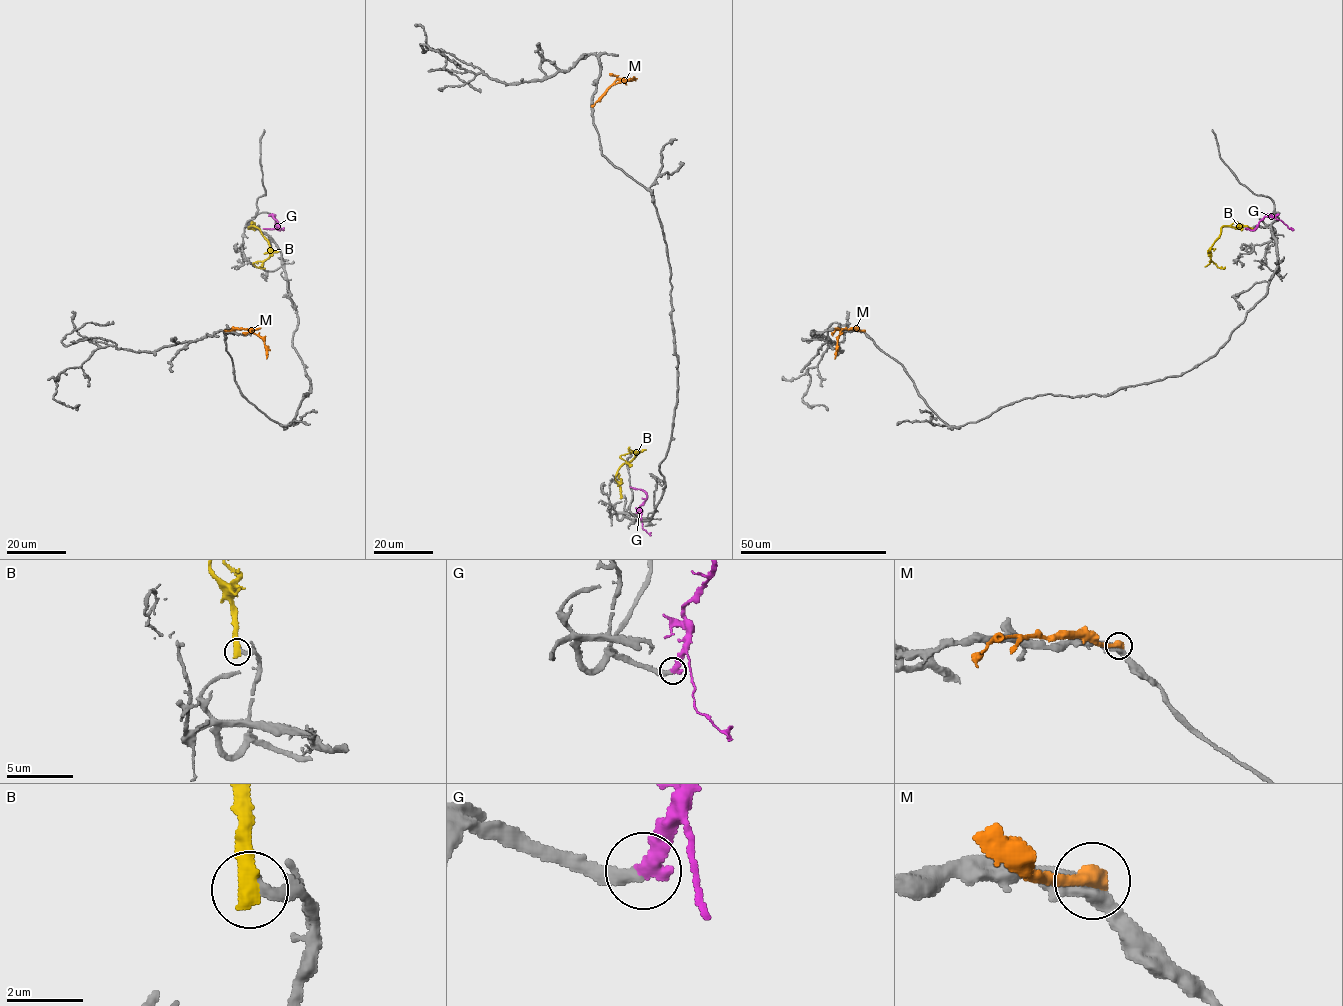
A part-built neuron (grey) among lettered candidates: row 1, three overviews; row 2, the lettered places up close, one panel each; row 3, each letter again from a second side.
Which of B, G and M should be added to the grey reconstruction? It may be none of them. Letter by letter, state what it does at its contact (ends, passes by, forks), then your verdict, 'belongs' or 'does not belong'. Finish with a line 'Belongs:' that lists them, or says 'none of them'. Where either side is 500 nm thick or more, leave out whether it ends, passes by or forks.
B: it ends; does not belong
G: it ends; belongs
M: does not belong
Belongs: G

